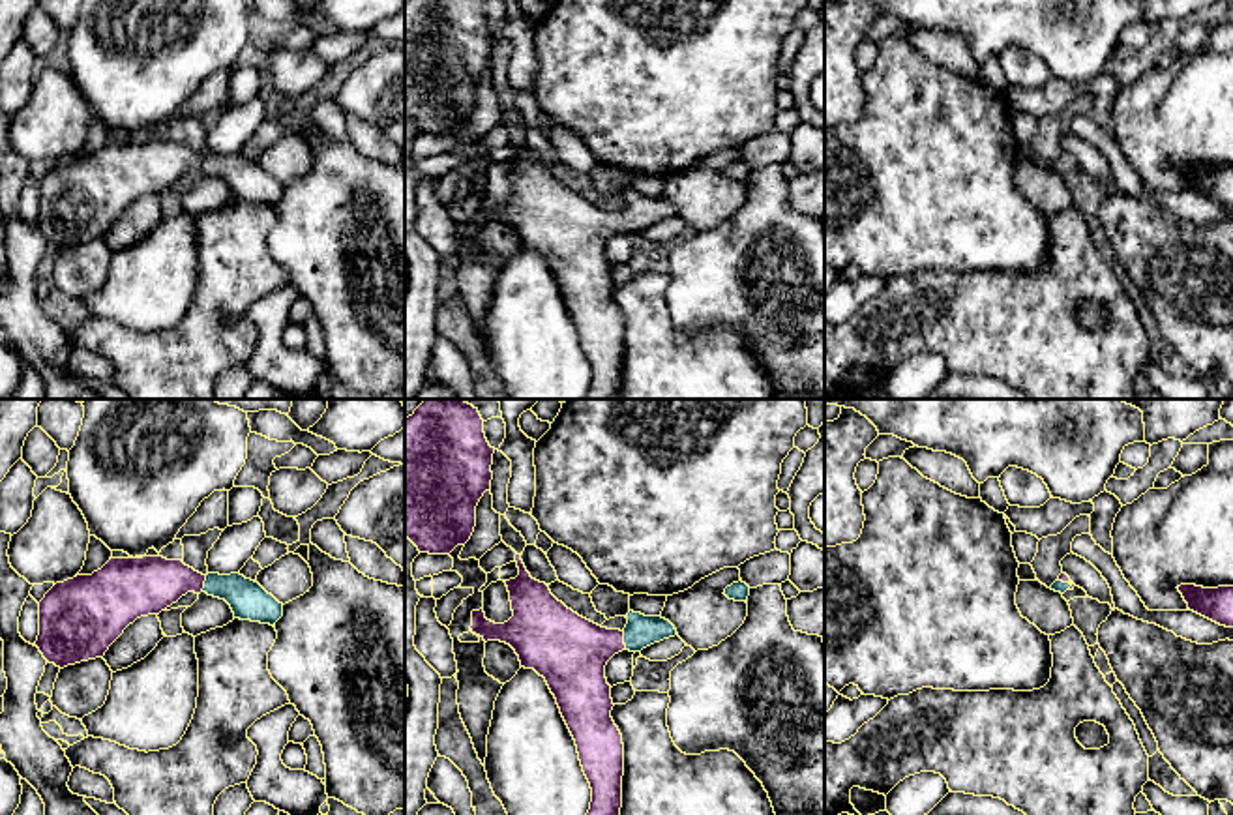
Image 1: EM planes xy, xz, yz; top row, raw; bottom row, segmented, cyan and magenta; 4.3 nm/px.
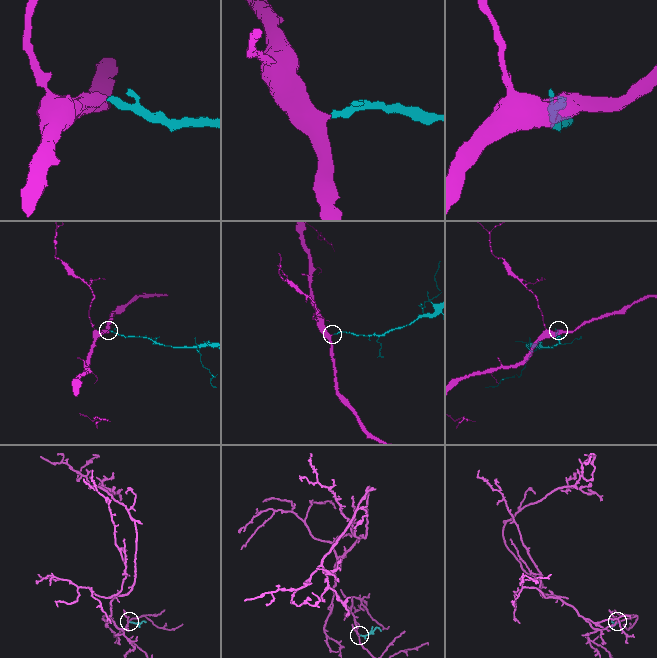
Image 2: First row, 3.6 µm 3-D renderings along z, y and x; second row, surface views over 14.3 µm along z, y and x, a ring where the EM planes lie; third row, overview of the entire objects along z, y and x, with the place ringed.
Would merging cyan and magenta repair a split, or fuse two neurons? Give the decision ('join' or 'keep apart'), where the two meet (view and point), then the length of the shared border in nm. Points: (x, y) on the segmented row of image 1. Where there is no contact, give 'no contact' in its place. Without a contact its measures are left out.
join | xy (205, 583) | 80 nm

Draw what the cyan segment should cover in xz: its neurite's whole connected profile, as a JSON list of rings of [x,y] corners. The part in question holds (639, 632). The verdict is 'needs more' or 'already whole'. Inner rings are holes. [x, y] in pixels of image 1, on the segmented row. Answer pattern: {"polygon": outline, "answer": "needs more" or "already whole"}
{"polygon": [[[515,555],[519,575],[504,581],[513,616],[504,624],[472,611],[472,633],[510,645],[521,667],[545,678],[560,714],[575,740],[583,772],[592,789],[587,815],[620,815],[624,744],[611,718],[611,686],[607,661],[622,652],[641,652],[678,635],[661,616],[628,613],[620,630],[602,628],[558,601],[545,583],[530,577],[521,555]]], "answer": "needs more"}

